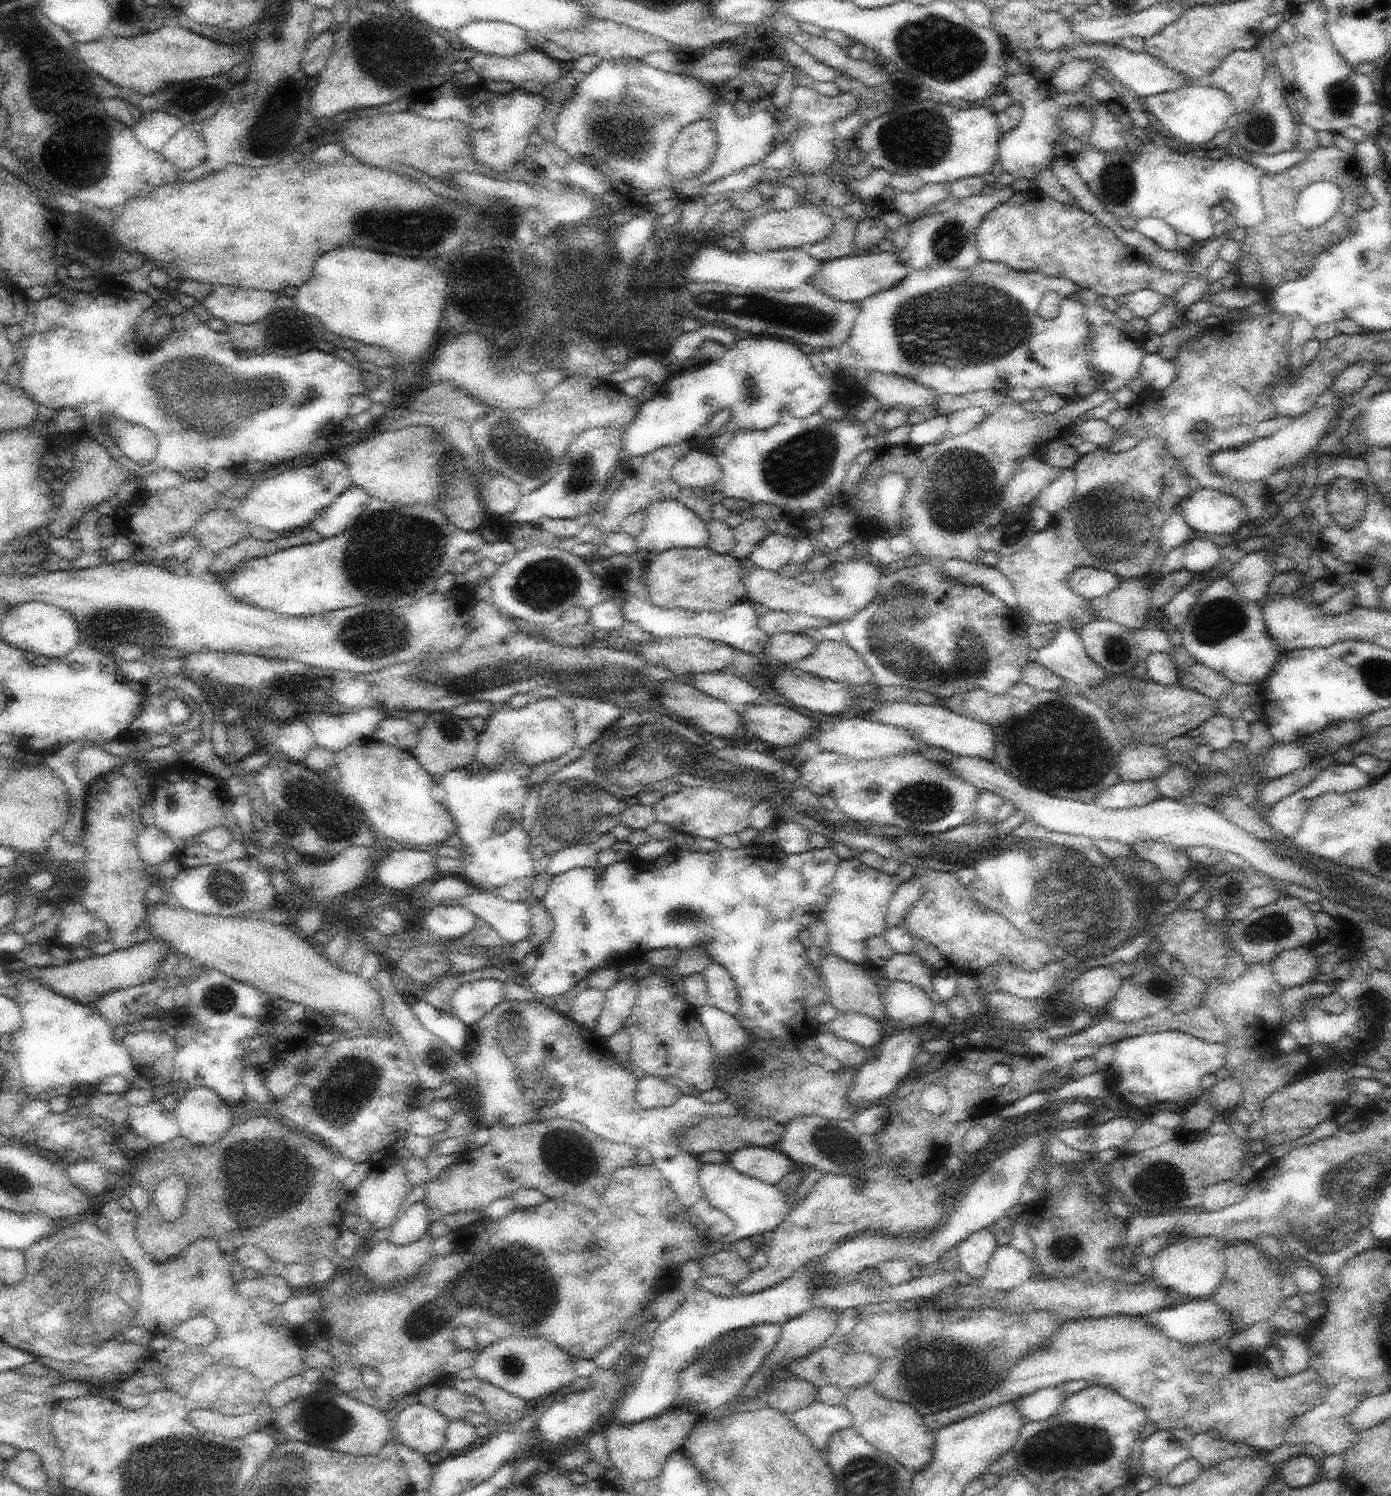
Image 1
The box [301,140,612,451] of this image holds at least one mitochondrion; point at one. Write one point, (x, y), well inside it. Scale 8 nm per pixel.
(398, 228)

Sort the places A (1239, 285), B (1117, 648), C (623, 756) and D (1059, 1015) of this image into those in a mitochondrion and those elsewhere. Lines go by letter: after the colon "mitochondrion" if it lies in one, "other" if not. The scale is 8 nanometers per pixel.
A: other
B: mitochondrion
C: mitochondrion
D: other

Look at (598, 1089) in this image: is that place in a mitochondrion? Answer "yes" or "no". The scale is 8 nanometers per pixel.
no

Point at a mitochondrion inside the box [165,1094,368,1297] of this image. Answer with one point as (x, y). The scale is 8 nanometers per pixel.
(258, 1190)

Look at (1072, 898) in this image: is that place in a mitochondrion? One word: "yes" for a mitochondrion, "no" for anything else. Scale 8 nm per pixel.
yes

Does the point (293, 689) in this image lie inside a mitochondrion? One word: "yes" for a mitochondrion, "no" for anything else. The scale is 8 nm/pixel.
no

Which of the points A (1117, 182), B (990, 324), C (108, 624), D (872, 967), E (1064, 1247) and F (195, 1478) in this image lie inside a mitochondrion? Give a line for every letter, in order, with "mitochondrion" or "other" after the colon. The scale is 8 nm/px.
A: mitochondrion
B: mitochondrion
C: mitochondrion
D: other
E: mitochondrion
F: mitochondrion

